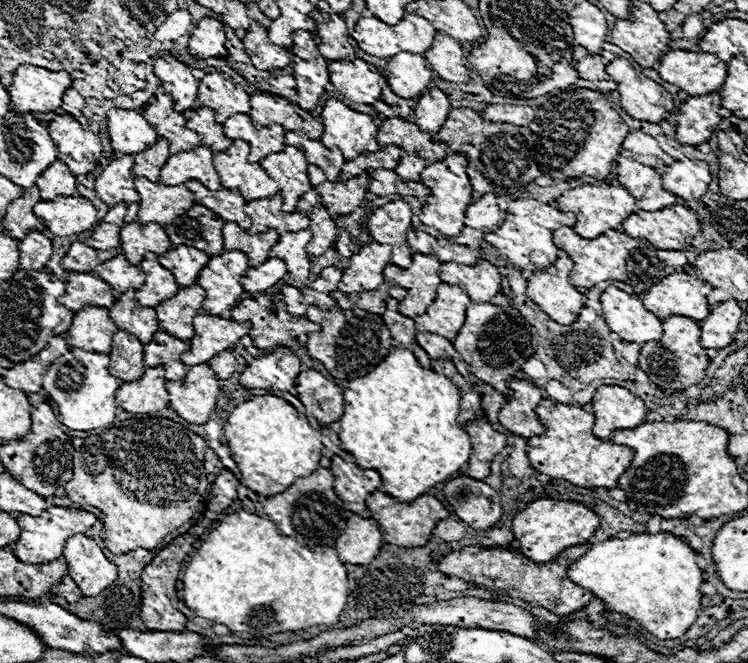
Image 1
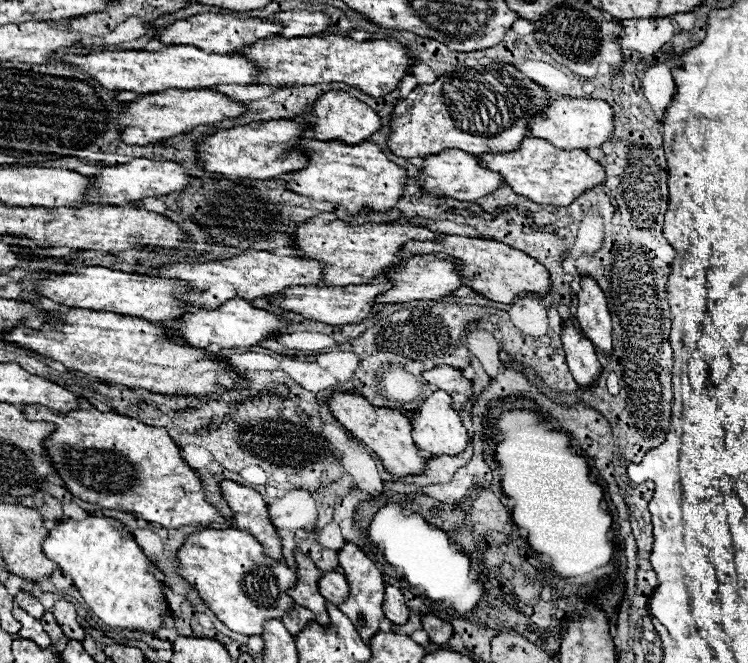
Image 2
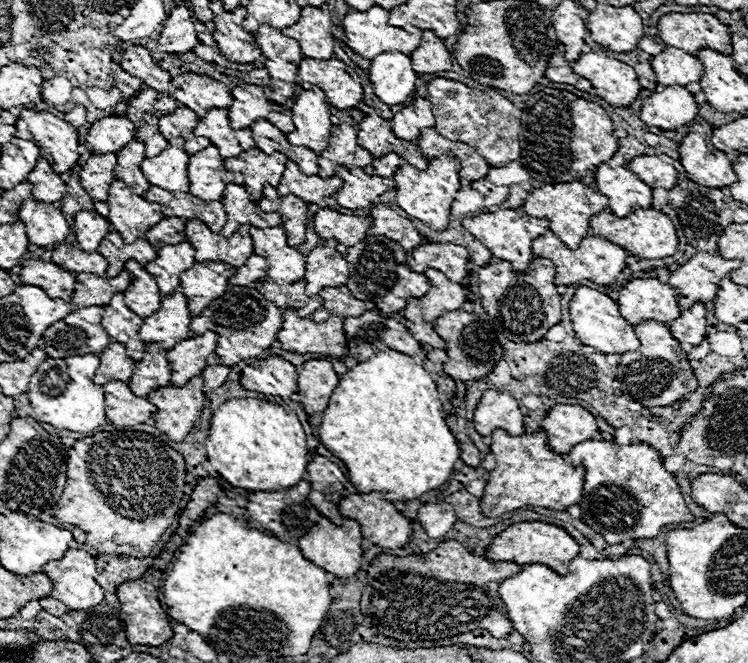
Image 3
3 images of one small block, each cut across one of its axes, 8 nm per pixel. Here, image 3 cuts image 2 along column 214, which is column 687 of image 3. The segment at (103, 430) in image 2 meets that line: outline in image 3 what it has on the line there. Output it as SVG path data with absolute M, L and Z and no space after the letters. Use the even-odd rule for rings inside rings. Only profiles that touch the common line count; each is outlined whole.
M586 440L576 444L570 452L570 462L584 468L582 490L582 520L604 536L608 544L620 544L624 540L656 538L666 524L692 522L676 478L662 468L660 454L646 444L618 446L606 440Z

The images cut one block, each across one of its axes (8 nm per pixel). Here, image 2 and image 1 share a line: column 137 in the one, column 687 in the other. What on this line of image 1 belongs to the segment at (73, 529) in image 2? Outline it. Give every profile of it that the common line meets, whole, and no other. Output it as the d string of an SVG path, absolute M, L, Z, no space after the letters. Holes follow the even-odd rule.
M670 532L660 534L632 534L628 538L610 538L600 544L592 544L592 550L584 554L576 564L572 564L568 576L576 582L588 588L594 596L602 598L606 604L606 610L614 610L620 614L626 614L628 618L638 620L650 634L654 634L658 640L670 640L680 638L686 634L686 630L696 622L702 592L700 586L704 584L702 570L696 562L696 552L682 542L678 536Z

